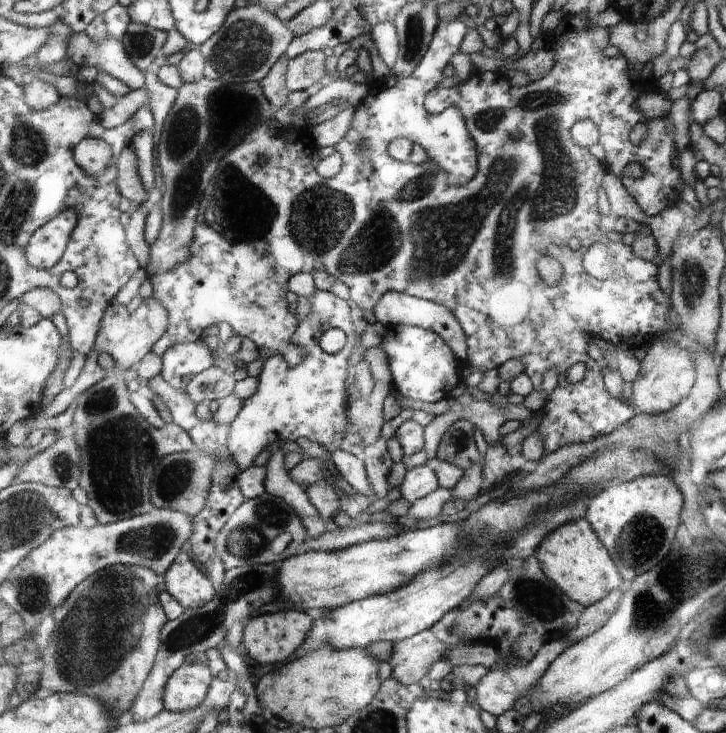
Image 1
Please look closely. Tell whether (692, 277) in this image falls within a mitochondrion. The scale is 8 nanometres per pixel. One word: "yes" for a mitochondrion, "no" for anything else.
yes

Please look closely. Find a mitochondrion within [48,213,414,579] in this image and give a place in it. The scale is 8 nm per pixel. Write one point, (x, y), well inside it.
(119, 450)

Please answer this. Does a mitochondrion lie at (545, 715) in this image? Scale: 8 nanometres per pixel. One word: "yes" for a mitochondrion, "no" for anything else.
no

